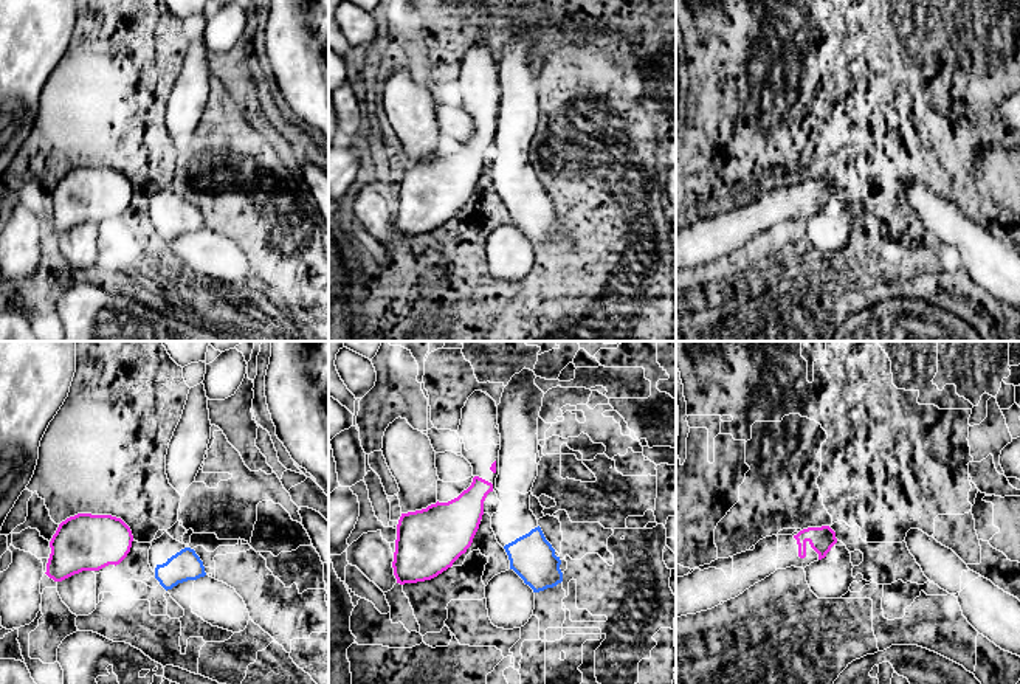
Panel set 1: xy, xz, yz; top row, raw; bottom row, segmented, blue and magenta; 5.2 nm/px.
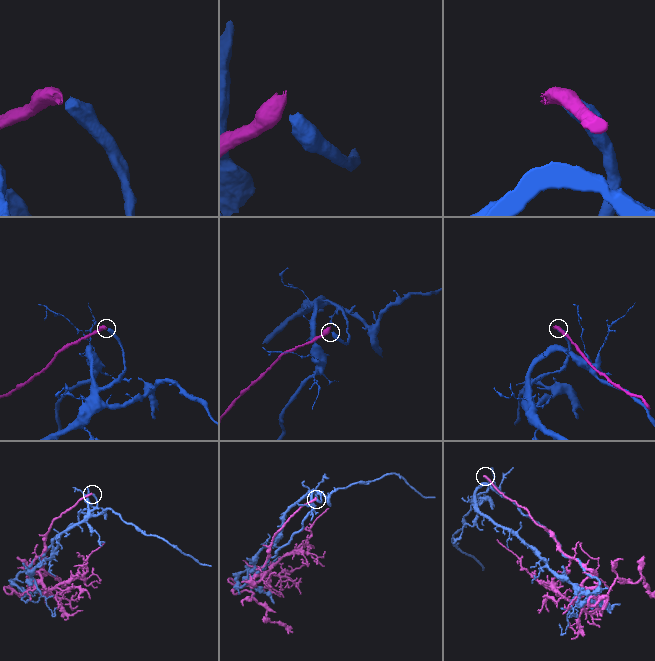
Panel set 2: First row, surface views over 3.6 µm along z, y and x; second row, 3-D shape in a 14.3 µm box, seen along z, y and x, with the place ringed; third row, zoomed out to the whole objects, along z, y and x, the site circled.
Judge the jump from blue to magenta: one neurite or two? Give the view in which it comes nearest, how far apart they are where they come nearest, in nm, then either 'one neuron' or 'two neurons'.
xy | 160 nm | two neurons

